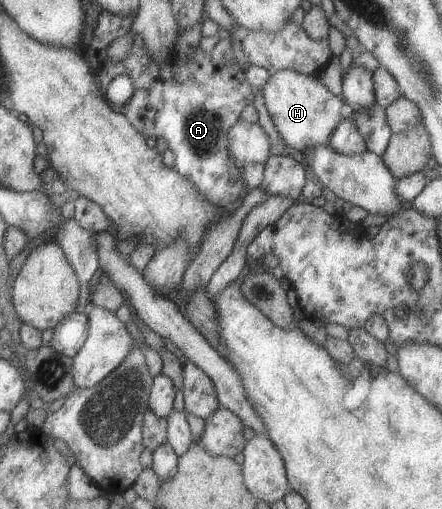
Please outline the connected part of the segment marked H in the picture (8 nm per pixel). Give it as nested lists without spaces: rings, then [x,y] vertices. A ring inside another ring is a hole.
[[[281,69],[268,75],[264,85],[260,87],[264,107],[286,146],[303,154],[314,145],[328,145],[333,128],[342,119],[340,108],[343,101],[340,96],[333,96],[320,78],[314,75],[299,74],[291,69]]]

